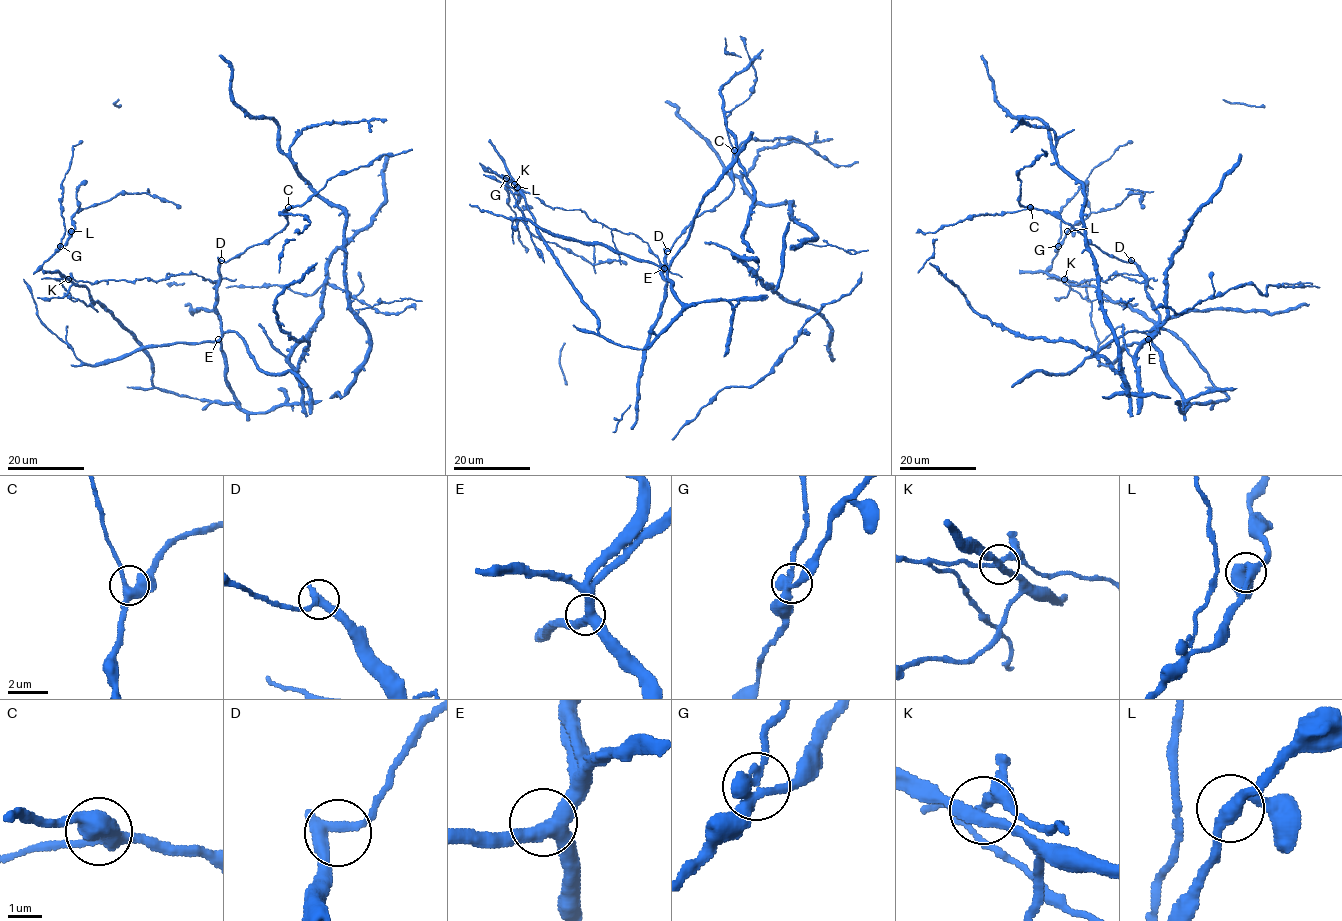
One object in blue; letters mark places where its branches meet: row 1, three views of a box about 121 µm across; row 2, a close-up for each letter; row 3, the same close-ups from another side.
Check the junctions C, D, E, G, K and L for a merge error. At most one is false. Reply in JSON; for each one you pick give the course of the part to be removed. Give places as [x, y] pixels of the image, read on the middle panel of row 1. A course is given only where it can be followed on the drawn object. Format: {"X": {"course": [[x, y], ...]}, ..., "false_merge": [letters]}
{"K": {"course": [[514, 184], [552, 208], [581, 210], [590, 219], [609, 228], [635, 234], [663, 265], [682, 277]]}, "false_merge": ["K"]}

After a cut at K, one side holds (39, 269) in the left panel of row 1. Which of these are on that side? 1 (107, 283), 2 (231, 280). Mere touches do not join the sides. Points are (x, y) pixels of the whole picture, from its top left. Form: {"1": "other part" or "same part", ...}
{"1": "other part", "2": "other part"}

